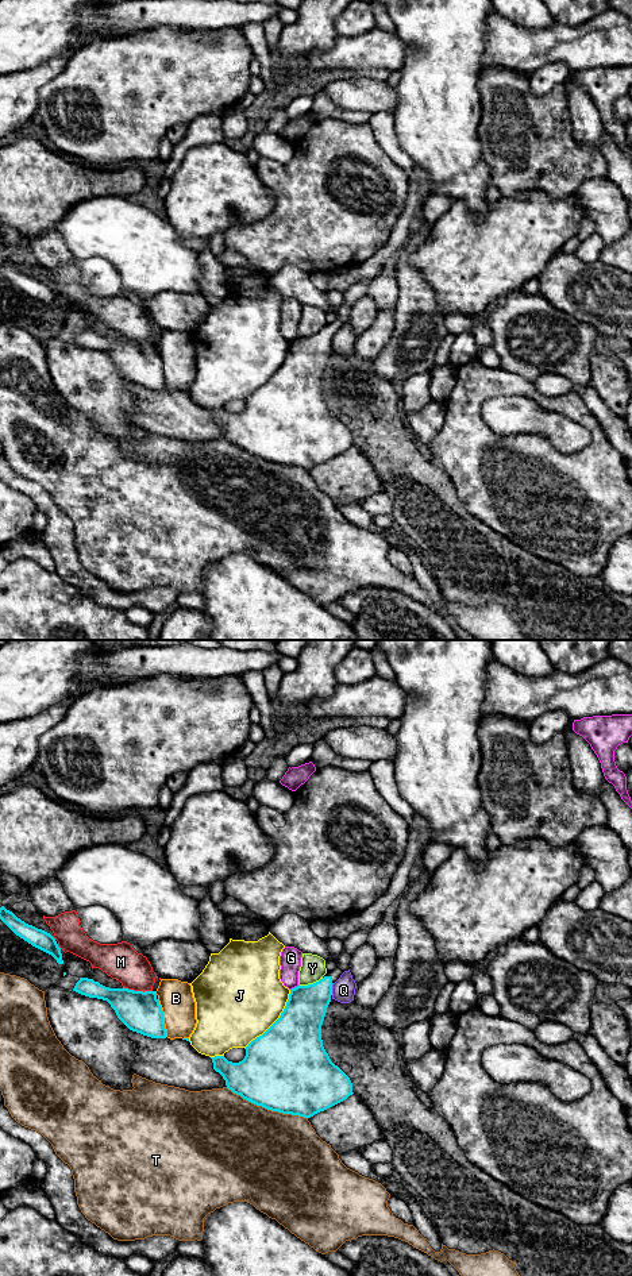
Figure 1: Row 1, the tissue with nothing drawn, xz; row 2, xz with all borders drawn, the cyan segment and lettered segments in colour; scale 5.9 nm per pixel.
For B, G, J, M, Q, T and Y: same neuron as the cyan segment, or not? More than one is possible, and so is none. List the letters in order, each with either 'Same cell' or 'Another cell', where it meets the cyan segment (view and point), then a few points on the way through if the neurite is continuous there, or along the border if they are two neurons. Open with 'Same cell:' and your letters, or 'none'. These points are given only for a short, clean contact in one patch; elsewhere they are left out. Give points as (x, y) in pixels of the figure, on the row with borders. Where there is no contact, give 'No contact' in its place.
Same cell: none
B: Another cell. Touches cyan at xz (162, 1018). Boundary: xz (157, 999), (162, 1012), (166, 1036)
G: Another cell. Touches cyan at xz (295, 987)
J: Another cell. Touches cyan at xz (276, 1021)
M: Another cell. Touches cyan at xz (138, 991)
Q: Another cell. Touches cyan at xz (331, 989). Boundary: xz (334, 983), (331, 994)
T: Another cell. Touches cyan at xz (266, 1107)
Y: Another cell. Touches cyan at xz (311, 985)

